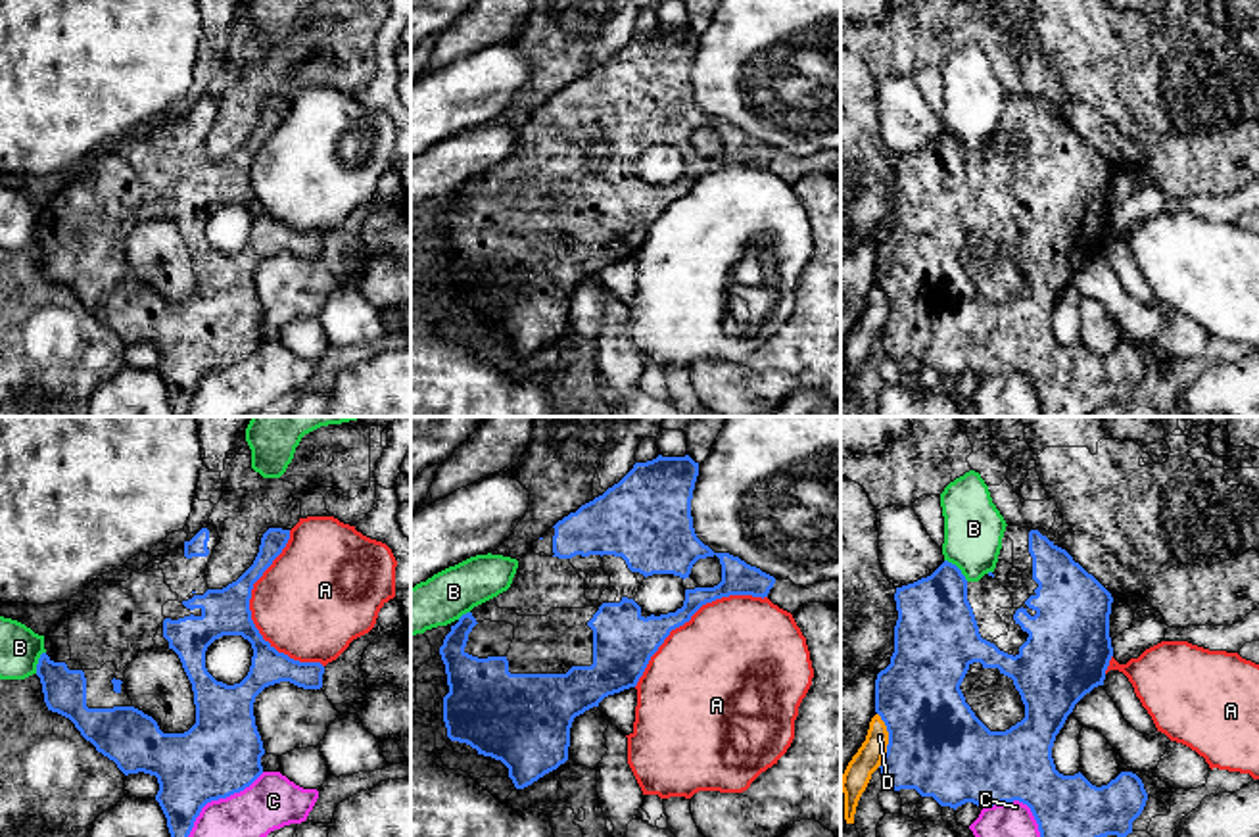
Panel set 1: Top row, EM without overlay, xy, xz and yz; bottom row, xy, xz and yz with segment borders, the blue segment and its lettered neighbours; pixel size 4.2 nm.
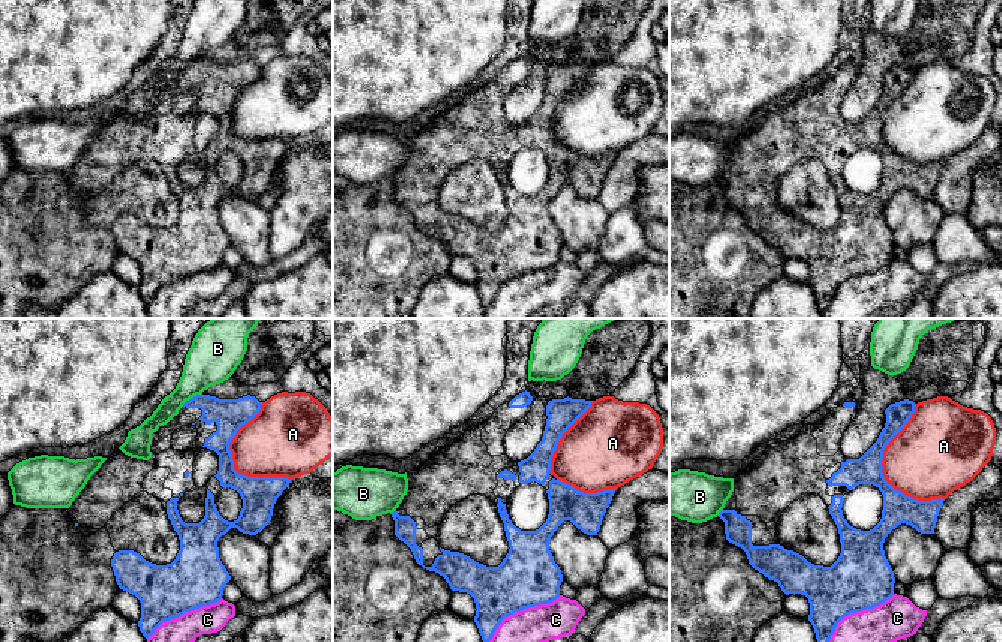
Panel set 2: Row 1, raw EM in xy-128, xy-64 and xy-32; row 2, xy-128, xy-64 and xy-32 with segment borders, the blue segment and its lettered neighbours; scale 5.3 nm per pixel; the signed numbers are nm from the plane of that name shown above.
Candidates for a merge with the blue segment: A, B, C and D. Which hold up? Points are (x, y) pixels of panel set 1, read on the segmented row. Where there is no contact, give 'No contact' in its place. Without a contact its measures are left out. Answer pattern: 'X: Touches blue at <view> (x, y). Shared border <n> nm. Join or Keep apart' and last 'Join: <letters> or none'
A: Touches blue at xy (250, 615). Shared border 600 nm. Keep apart
B: Touches blue at yz (958, 569). Shared border 140 nm. Keep apart
C: Touches blue at xy (219, 797). Shared border 420 nm. Keep apart
D: Touches blue at yz (889, 740). Shared border 240 nm. Keep apart
Join: none

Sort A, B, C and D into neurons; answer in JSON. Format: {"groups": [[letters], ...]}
{"groups": [["A"], ["B"], ["C"], ["D"]]}

